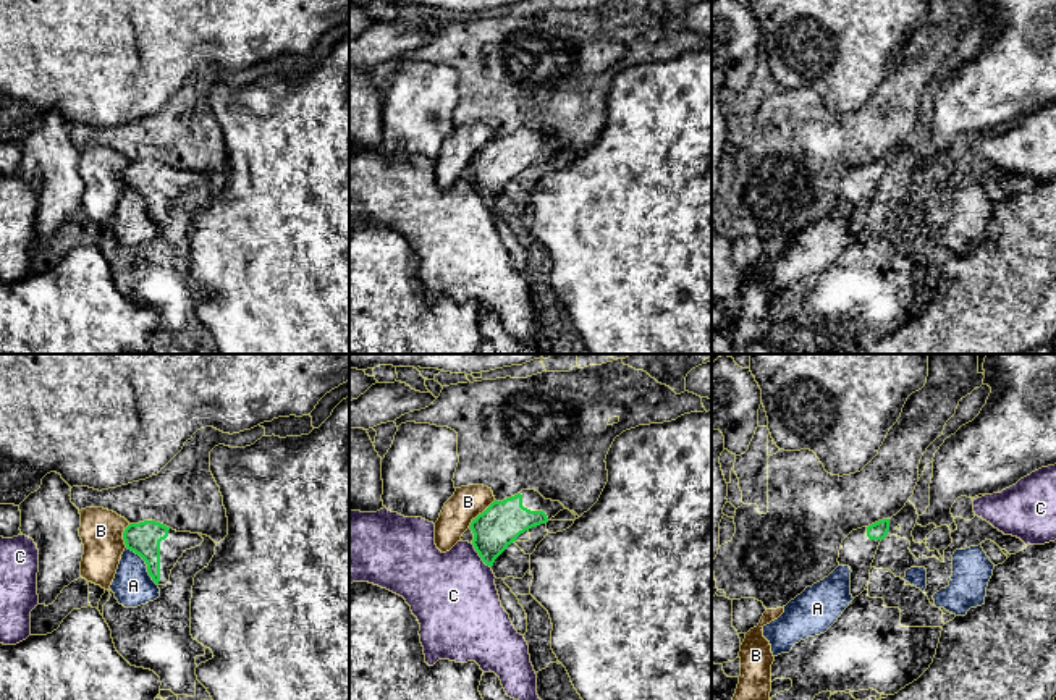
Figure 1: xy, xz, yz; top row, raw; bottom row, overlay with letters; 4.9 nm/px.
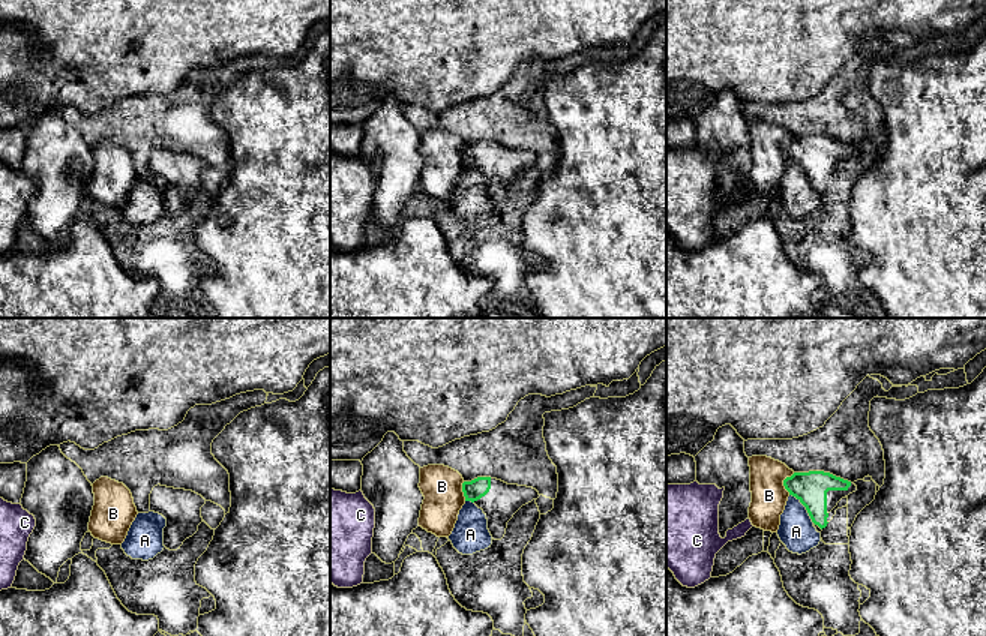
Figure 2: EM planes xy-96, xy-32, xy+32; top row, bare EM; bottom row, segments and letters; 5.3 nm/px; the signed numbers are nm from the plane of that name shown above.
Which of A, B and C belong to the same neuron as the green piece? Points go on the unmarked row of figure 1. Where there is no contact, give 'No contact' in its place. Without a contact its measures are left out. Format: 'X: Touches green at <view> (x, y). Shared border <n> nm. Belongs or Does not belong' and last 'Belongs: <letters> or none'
A: Touches green at xy (146, 201). Shared border 260 nm. Does not belong
B: Touches green at xz (482, 151). Shared border 190 nm. Does not belong
C: Touches green at xz (479, 193). Shared border 160 nm. Does not belong
Belongs: none

